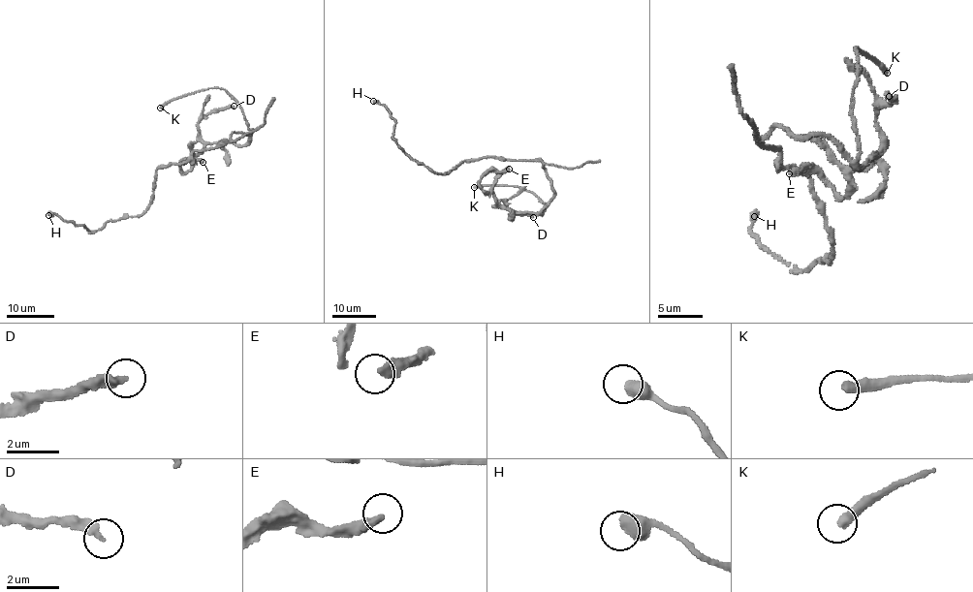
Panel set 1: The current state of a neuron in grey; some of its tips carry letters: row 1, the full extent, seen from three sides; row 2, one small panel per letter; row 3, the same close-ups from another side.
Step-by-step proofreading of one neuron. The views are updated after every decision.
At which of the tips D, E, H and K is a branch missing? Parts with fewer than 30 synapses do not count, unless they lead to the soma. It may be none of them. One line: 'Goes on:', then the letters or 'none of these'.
Goes on: K

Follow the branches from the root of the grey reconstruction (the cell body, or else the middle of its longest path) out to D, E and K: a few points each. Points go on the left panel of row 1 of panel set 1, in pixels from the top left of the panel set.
D: (204, 150), (223, 146), (235, 132), (252, 129), (250, 138), (241, 145), (201, 138), (199, 122), (234, 106)
E: (204, 150), (253, 130), (244, 144), (208, 143), (188, 171), (180, 165), (203, 162)
K: (204, 150), (223, 146), (235, 132), (253, 130), (250, 140), (242, 109), (231, 95), (208, 88), (160, 108)

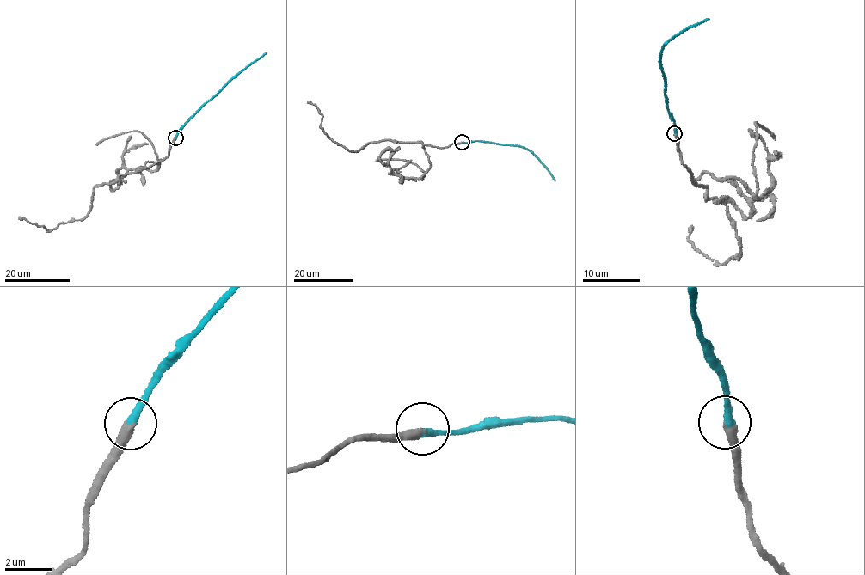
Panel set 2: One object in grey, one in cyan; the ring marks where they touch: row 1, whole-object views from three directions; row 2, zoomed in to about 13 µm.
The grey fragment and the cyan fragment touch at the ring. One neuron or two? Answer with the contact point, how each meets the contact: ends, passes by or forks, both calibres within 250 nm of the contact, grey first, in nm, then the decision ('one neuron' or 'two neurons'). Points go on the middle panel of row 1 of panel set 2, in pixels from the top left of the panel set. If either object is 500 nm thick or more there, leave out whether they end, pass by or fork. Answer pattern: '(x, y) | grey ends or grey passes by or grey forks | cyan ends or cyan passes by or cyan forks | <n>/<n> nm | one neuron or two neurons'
(462, 142) | grey ends | cyan ends | 400/340 nm | one neuron

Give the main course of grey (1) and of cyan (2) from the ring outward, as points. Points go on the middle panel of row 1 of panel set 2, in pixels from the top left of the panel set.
1: (462, 143), (439, 147), (382, 139), (351, 152), (324, 131), (321, 127), (322, 117), (308, 101)
2: (462, 143), (479, 140), (524, 147), (538, 159), (555, 180)

